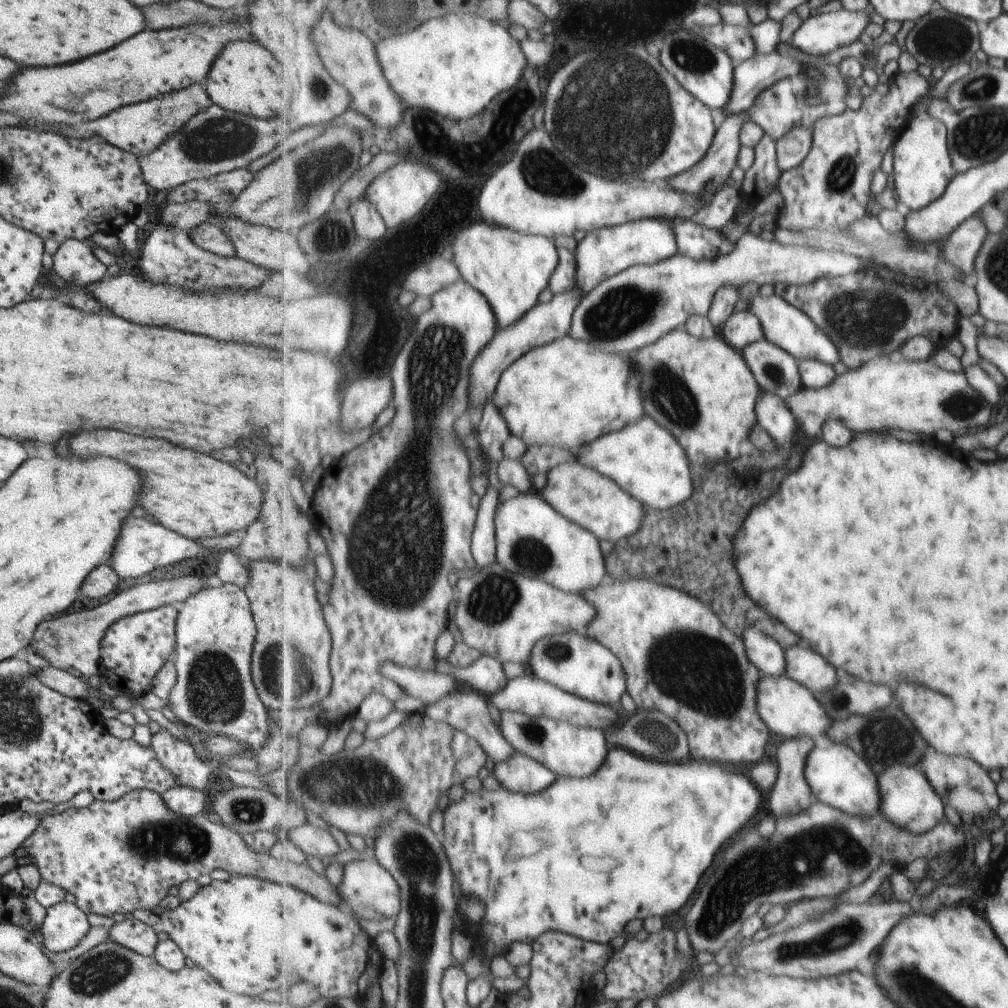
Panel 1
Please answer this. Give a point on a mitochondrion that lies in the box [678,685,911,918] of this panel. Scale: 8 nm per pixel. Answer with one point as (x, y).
(838, 700)

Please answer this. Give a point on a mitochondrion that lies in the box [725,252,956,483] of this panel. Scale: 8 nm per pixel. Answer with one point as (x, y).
(859, 319)

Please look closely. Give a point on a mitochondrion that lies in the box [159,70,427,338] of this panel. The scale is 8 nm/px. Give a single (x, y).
(222, 139)

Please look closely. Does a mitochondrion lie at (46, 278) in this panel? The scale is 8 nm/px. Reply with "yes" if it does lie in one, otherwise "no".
no

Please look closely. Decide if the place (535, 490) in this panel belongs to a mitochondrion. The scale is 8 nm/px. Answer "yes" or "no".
no

